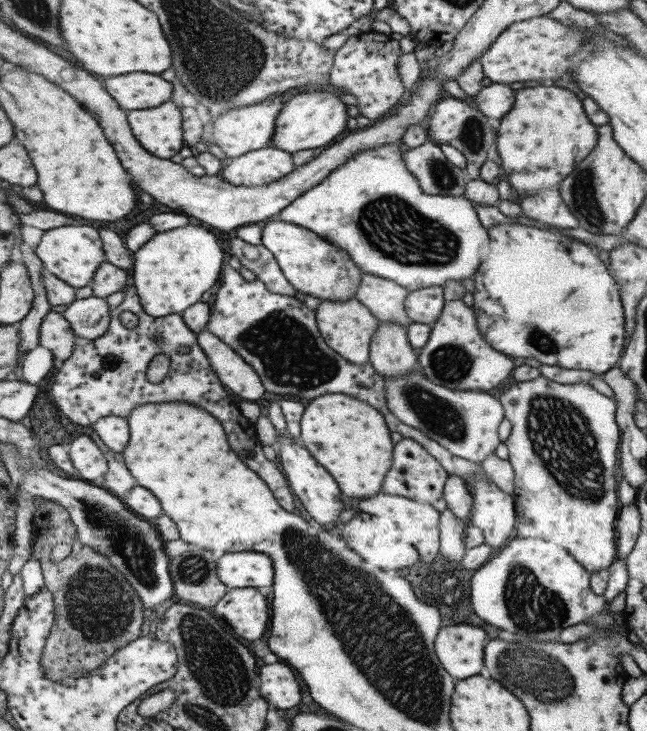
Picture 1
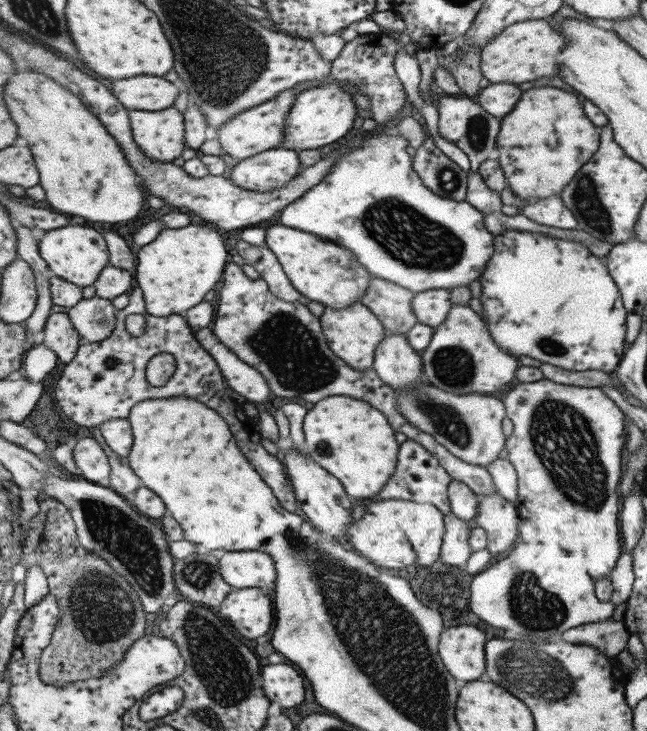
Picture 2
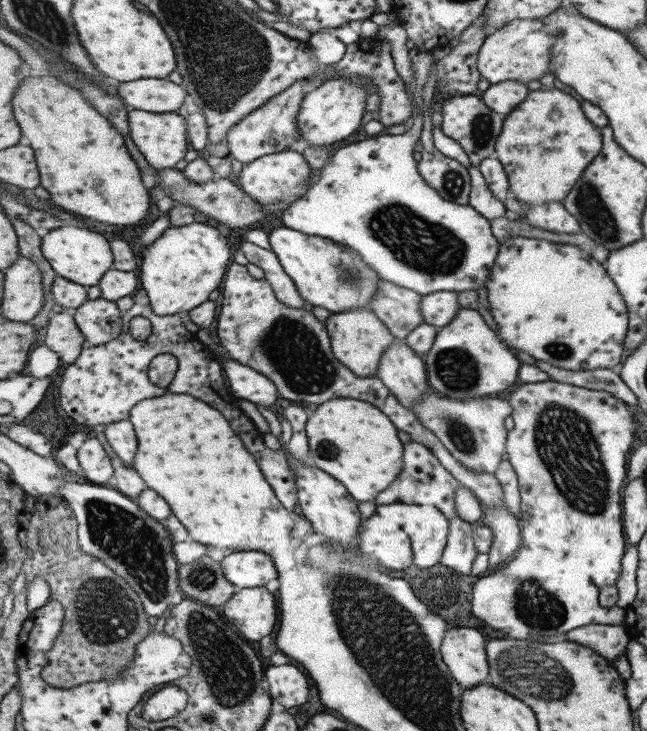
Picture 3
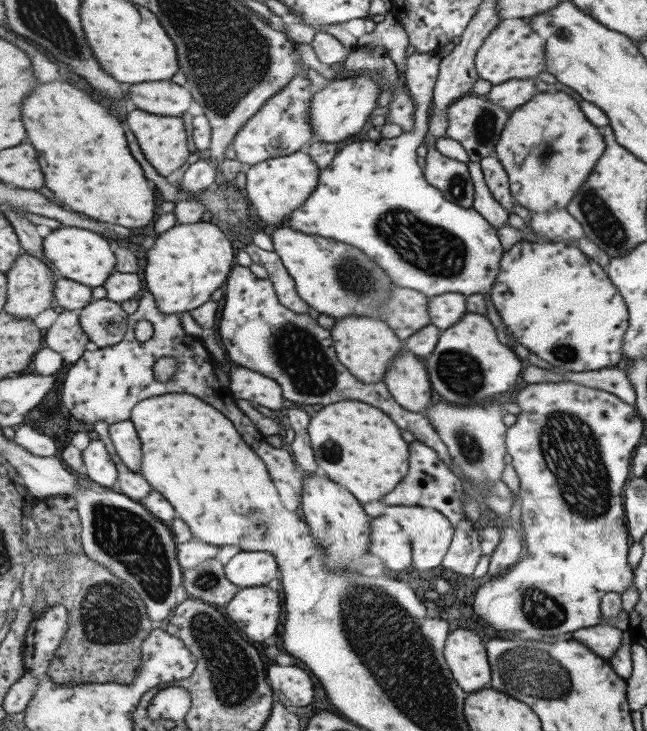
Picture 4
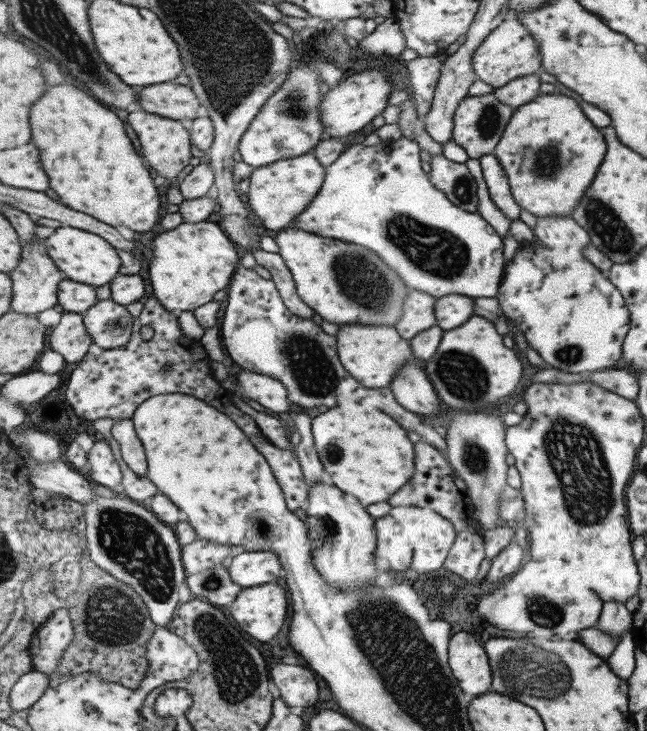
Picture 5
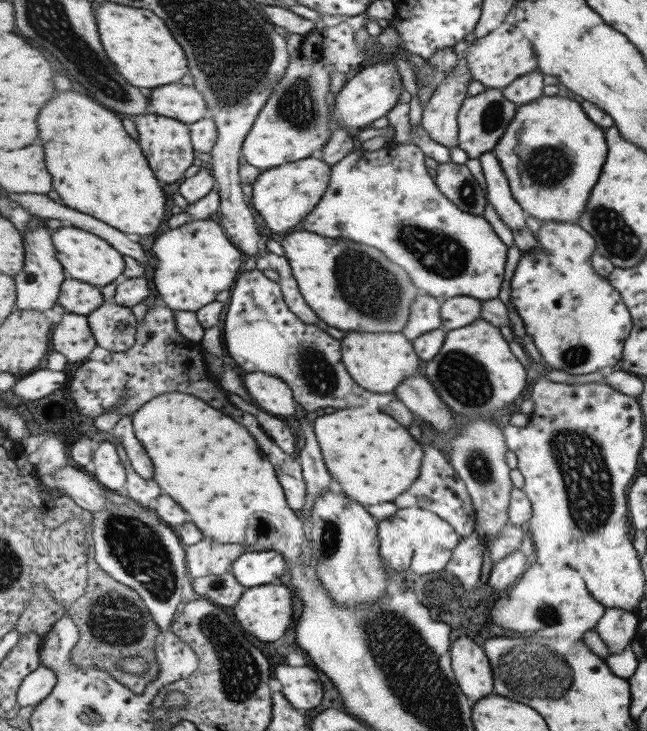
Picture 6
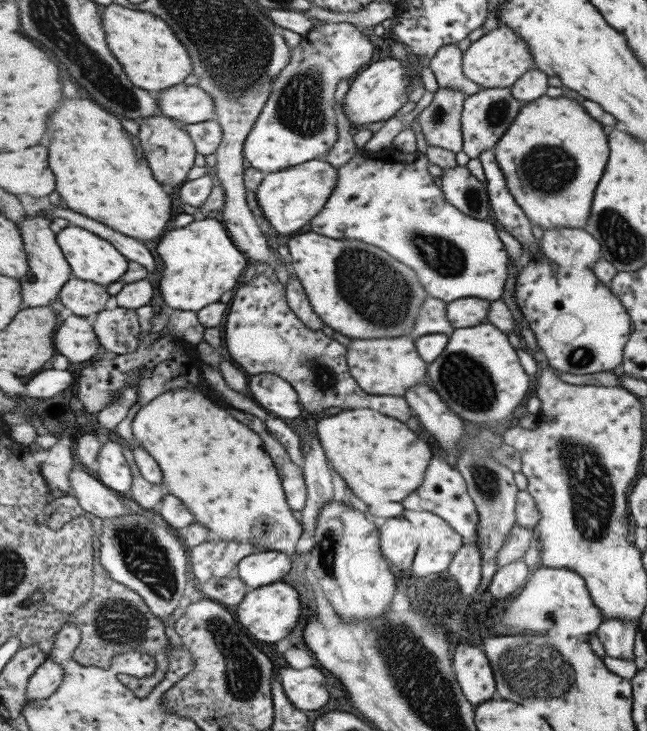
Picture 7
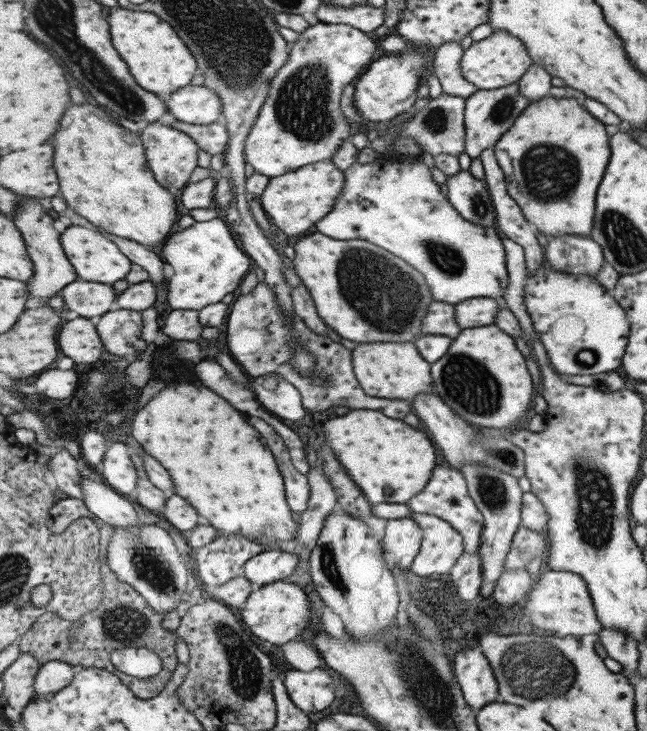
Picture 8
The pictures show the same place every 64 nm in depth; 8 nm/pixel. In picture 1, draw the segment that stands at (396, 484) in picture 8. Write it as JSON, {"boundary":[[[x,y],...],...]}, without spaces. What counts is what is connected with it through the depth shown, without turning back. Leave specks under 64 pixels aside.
{"boundary":[[[337,394],[335,396],[319,396],[315,402],[311,402],[302,416],[303,428],[302,442],[311,448],[311,454],[339,480],[339,486],[345,496],[351,498],[367,498],[376,495],[382,490],[386,474],[391,470],[394,459],[395,444],[391,442],[391,430],[389,424],[385,422],[383,414],[379,409],[365,404],[362,400],[354,396]]]}

